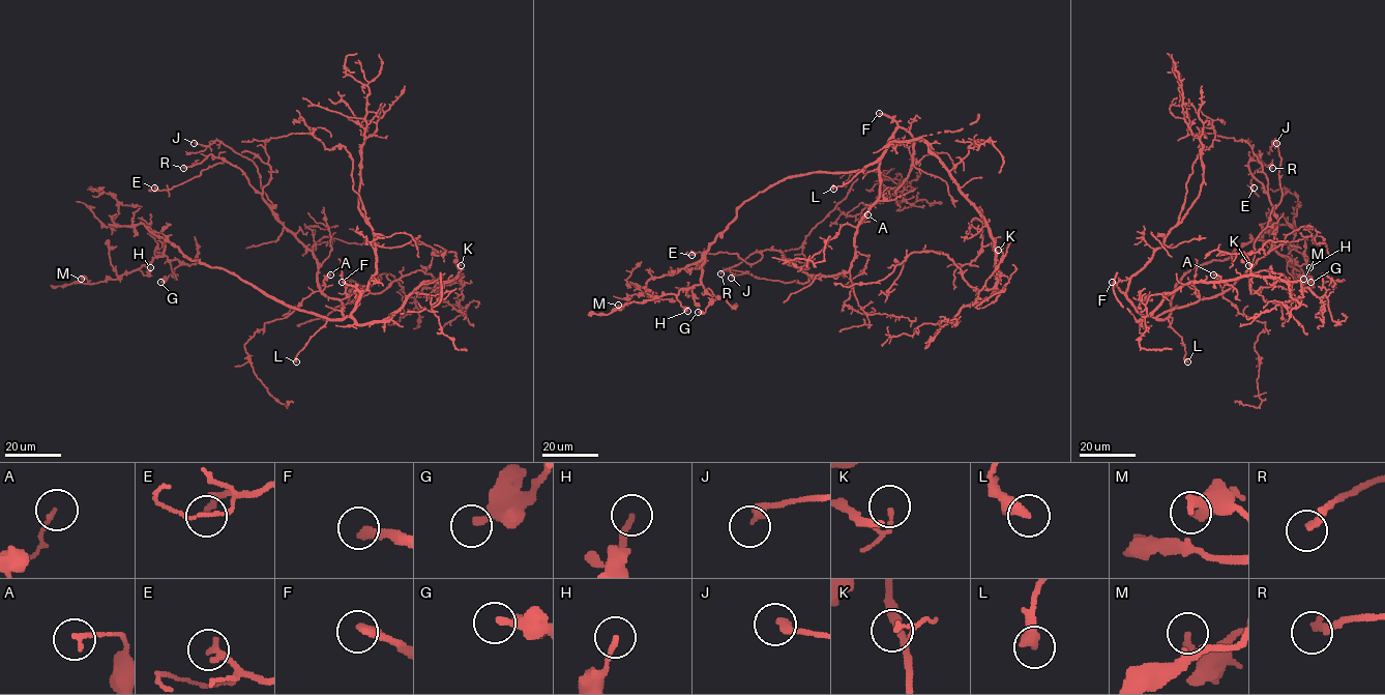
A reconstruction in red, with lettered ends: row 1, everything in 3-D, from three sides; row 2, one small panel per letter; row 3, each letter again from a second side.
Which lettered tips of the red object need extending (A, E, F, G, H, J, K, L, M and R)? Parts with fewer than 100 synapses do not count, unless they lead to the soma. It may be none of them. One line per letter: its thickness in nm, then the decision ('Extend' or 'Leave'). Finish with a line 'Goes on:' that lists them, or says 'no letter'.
A: Thickness 140 nm. Leave
E: Thickness 220 nm. Leave
F: Thickness 280 nm. Extend
G: Thickness 240 nm. Leave
H: Thickness 170 nm. Leave
J: Thickness 280 nm. Leave
K: Thickness 100 nm. Leave
L: Thickness 440 nm. Leave
M: Thickness 280 nm. Leave
R: Thickness 260 nm. Extend
Goes on: F, R

